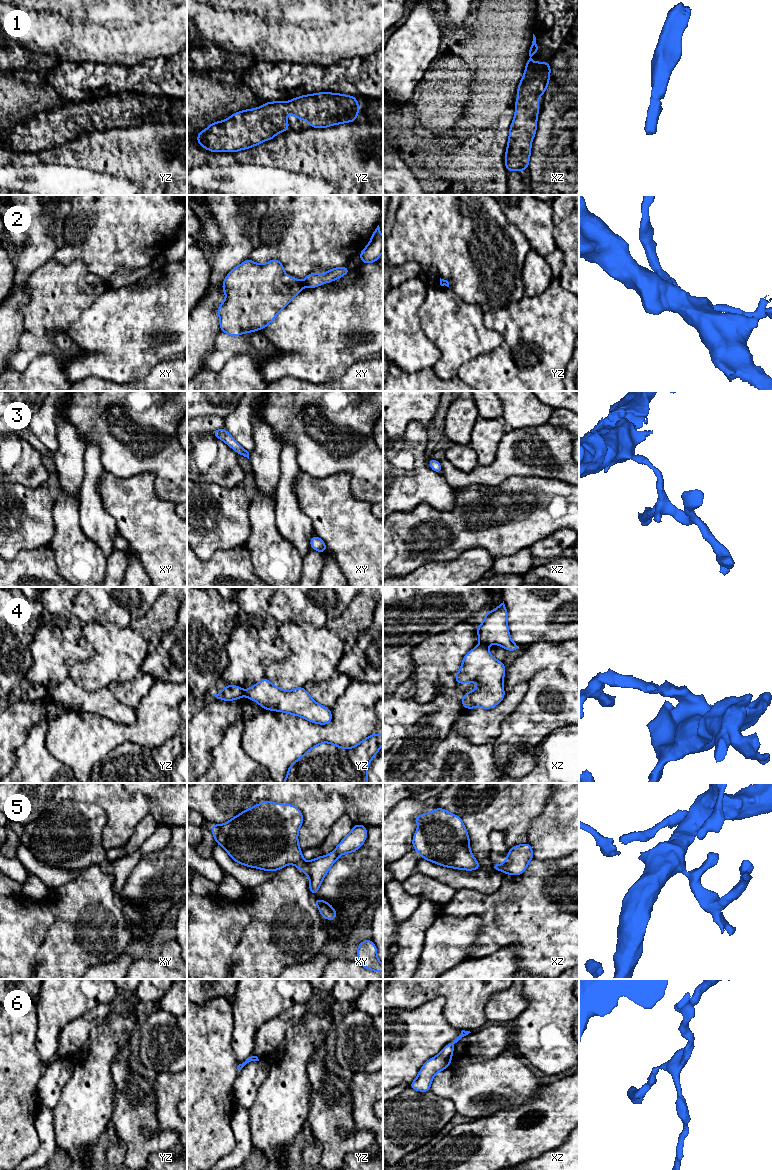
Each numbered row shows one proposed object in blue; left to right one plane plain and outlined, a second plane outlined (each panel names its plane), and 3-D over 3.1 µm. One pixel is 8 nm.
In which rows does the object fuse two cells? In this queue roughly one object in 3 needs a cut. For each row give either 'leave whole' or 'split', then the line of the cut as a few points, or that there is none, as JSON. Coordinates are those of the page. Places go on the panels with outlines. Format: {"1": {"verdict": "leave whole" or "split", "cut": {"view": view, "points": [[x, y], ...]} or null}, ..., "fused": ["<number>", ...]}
{"1": {"verdict": "leave whole", "cut": null}, "2": {"verdict": "split", "cut": {"view": "xy", "points": [[303, 282], [304, 284]]}}, "3": {"verdict": "leave whole", "cut": null}, "4": {"verdict": "split", "cut": {"view": "xz", "points": [[482, 643], [486, 646]]}}, "5": {"verdict": "leave whole", "cut": null}, "6": {"verdict": "leave whole", "cut": null}, "fused": ["2", "4"]}

